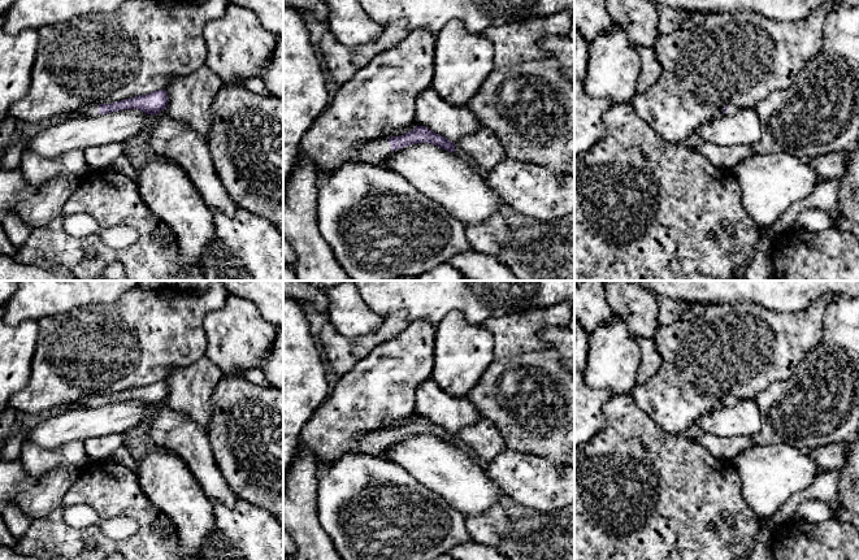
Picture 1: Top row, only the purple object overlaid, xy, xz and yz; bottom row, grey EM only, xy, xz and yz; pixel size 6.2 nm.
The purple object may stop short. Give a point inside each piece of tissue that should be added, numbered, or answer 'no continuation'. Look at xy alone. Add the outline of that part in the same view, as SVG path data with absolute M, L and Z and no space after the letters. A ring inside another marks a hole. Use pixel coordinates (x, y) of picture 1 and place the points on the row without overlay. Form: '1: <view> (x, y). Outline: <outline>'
1: xy (92, 400). Outline: M94 395L90 398L86 398L83 400L79 400L77 404L74 404L73 407L97 407L99 405L99 396ZM70 407L70 408L73 408Z

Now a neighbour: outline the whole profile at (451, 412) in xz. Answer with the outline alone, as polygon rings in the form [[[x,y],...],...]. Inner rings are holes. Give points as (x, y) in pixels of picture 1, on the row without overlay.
[[[431,377],[417,391],[415,416],[426,417],[455,435],[482,418],[468,398],[447,394]]]

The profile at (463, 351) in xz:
[[[452,311],[435,325],[431,378],[452,396],[468,398],[495,361],[494,337]]]

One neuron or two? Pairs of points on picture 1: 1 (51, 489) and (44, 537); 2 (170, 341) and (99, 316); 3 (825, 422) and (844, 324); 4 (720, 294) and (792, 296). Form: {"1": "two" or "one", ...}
{"1": "two", "2": "one", "3": "one", "4": "one"}

